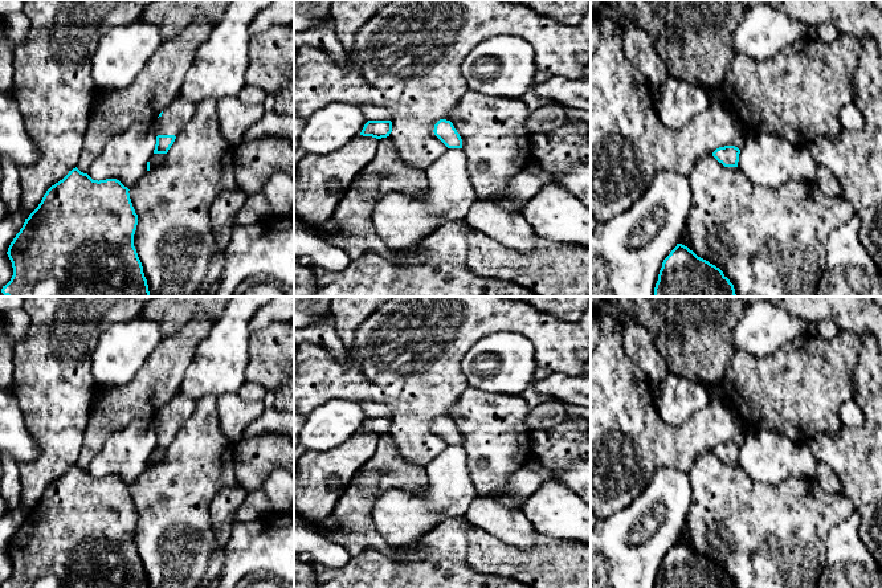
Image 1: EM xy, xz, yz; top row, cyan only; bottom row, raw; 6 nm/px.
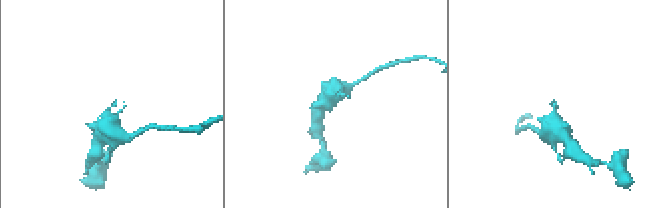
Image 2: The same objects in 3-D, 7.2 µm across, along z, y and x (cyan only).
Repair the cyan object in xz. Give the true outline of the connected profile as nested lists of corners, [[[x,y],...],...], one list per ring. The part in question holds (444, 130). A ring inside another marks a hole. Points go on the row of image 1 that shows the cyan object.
[[[440,119],[433,132],[448,148],[462,148],[462,139],[450,121]]]

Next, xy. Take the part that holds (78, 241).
[[[77,167],[52,185],[25,219],[8,248],[13,275],[3,286],[7,297],[150,297],[142,262],[134,246],[138,215],[128,188],[117,179],[93,180]]]

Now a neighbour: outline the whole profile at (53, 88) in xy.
[[[24,0],[23,12],[30,21],[26,40],[13,50],[13,87],[11,90],[24,128],[37,146],[40,156],[34,164],[17,167],[21,185],[21,205],[33,212],[46,191],[77,167],[89,123],[89,111],[95,101],[91,61],[99,40],[115,26],[138,20],[155,0]]]

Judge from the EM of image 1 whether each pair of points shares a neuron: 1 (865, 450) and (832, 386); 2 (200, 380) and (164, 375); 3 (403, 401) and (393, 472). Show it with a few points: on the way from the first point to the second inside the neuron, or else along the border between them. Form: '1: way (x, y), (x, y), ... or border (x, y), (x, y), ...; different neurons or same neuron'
1: border (841, 429), (834, 433), (816, 433), (811, 437); different neurons
2: border (195, 348), (179, 392); different neurons
3: border (388, 433), (401, 456), (423, 466); different neurons

